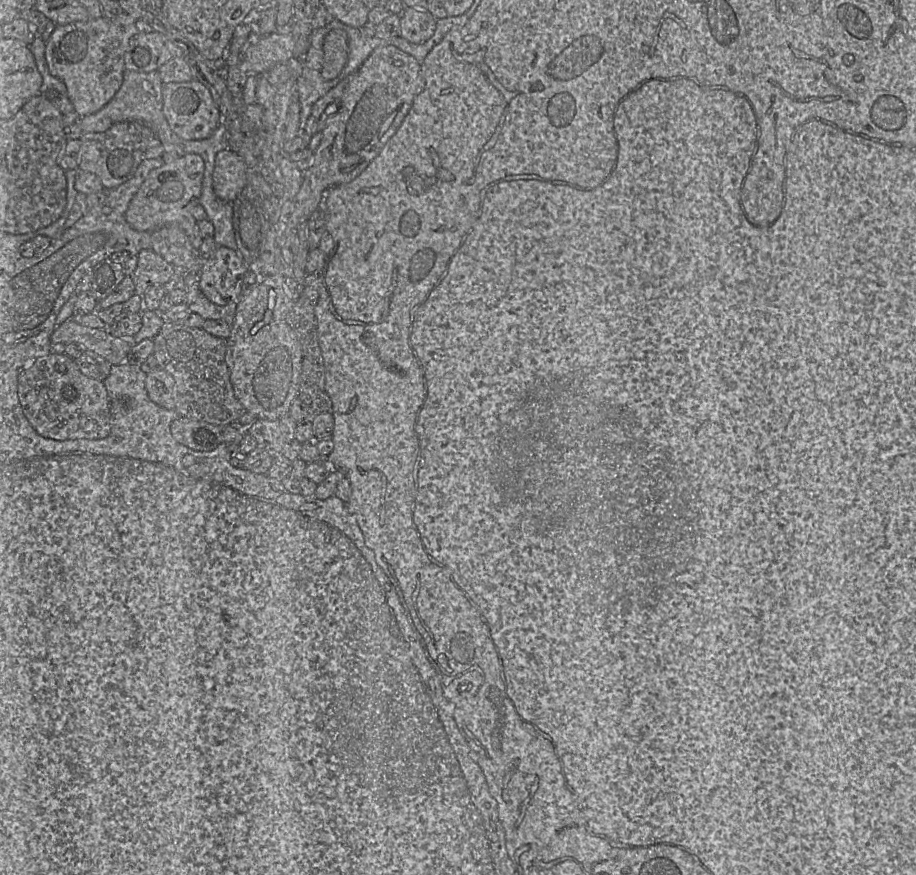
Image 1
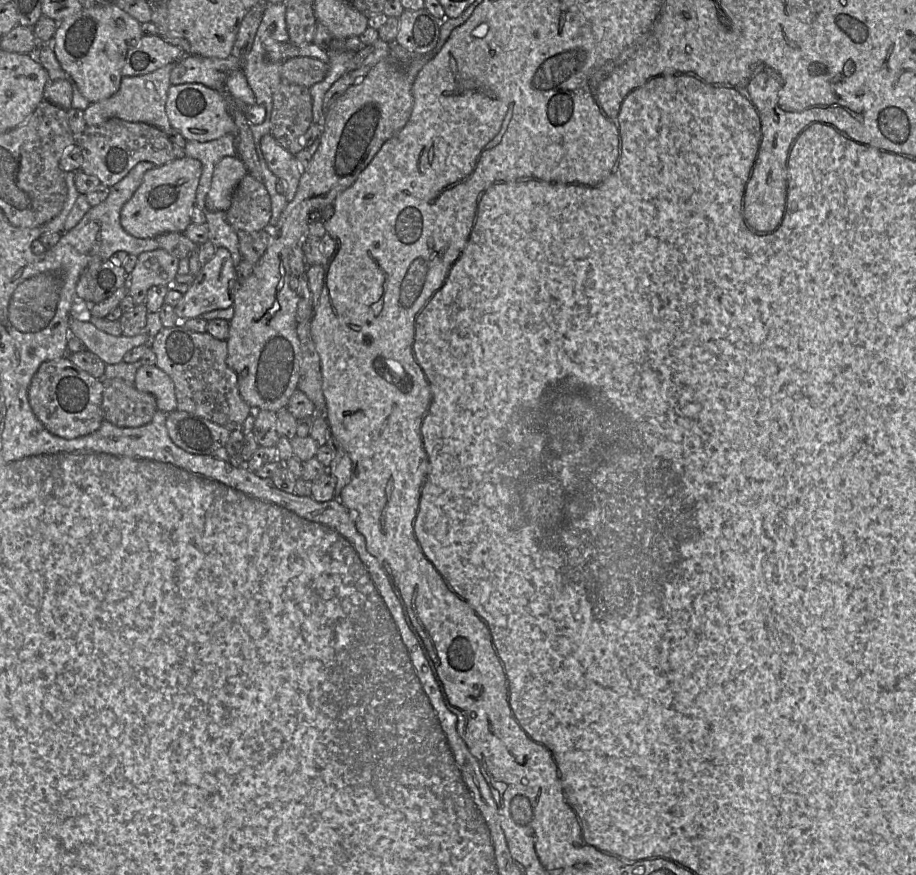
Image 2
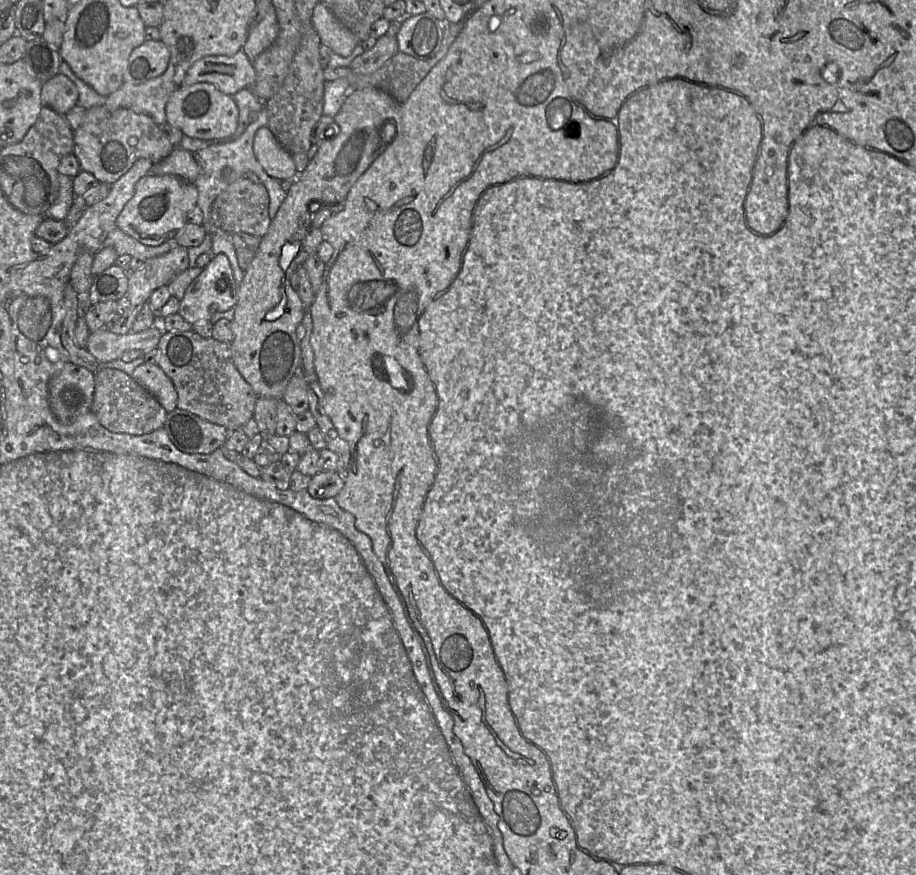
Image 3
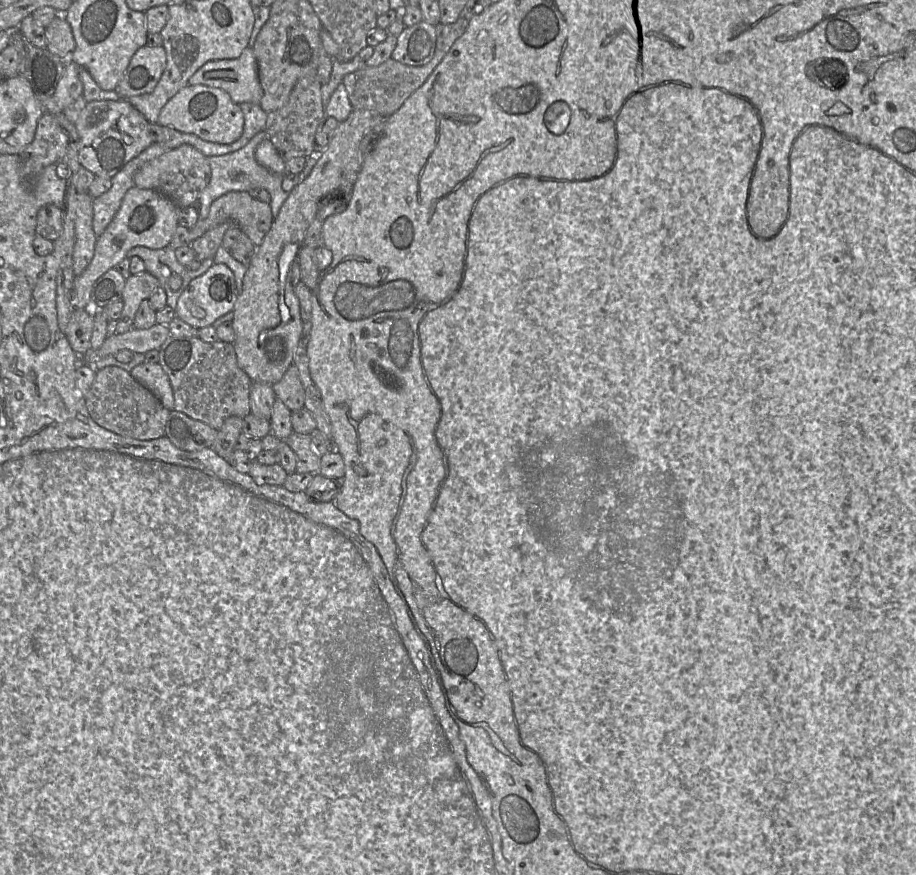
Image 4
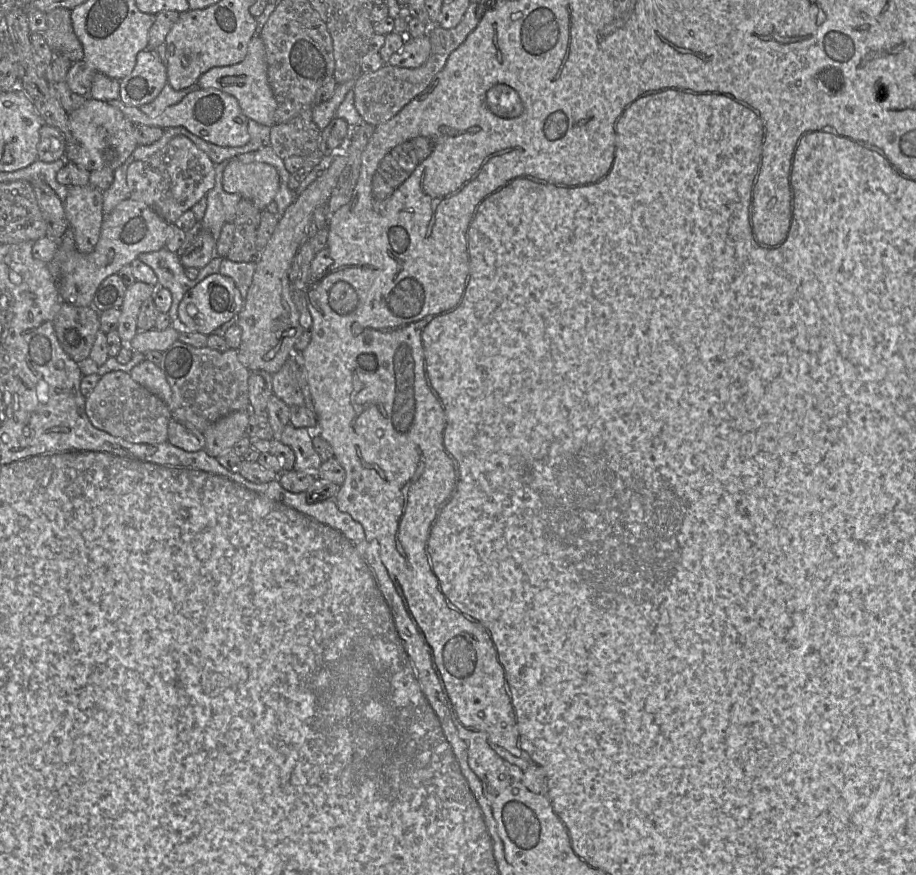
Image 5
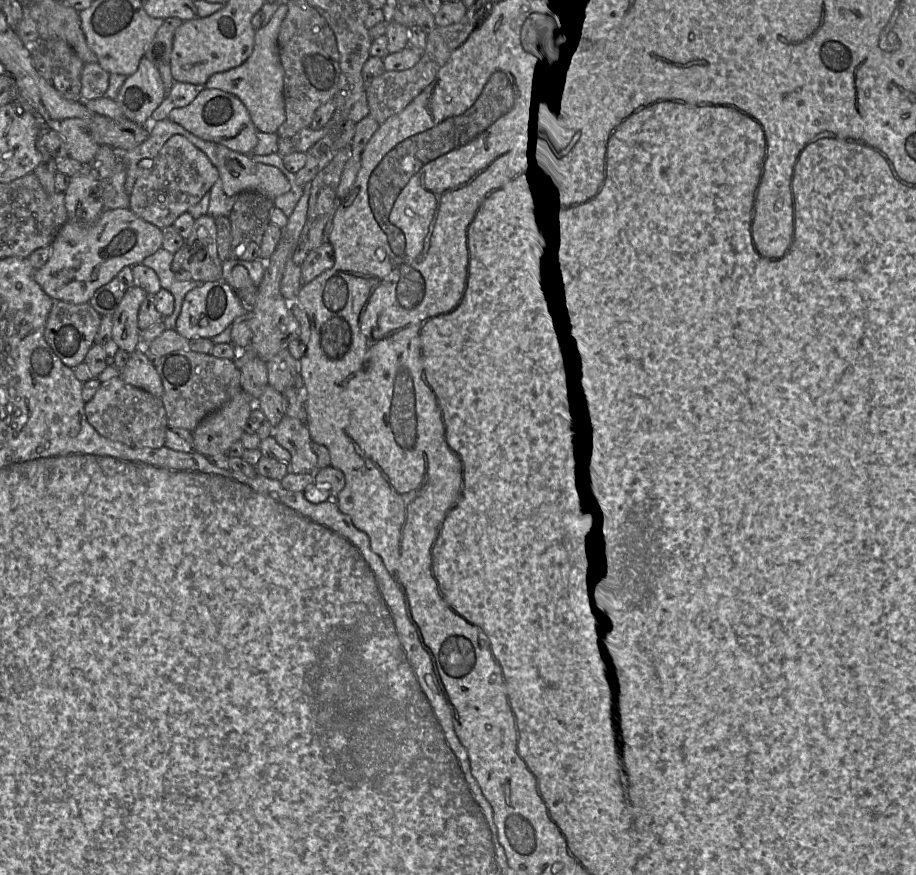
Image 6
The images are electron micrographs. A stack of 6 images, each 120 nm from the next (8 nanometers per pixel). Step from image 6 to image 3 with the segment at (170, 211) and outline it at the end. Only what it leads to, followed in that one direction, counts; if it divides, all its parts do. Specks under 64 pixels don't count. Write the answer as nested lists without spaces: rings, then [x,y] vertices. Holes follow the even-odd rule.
[[[175,147],[168,157],[153,164],[149,174],[154,176],[172,175],[194,183],[199,172],[200,167],[194,155],[181,147]]]

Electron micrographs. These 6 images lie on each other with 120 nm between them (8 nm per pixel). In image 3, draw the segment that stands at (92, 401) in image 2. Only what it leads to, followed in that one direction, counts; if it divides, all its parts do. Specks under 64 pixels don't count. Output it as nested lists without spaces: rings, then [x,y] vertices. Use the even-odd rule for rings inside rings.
[[[66,363],[48,383],[49,406],[54,417],[61,423],[71,423],[91,412],[94,391],[94,373]]]

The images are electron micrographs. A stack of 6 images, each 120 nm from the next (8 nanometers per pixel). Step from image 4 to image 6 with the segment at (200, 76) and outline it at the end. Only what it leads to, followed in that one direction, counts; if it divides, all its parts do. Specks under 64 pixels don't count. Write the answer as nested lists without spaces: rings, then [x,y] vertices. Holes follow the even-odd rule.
[[[280,5],[268,24],[256,31],[253,51],[242,65],[215,73],[205,83],[206,88],[220,89],[236,95],[248,109],[255,127],[265,133],[277,133],[286,119],[283,95],[284,70],[278,49],[279,30],[286,13],[287,5]]]

